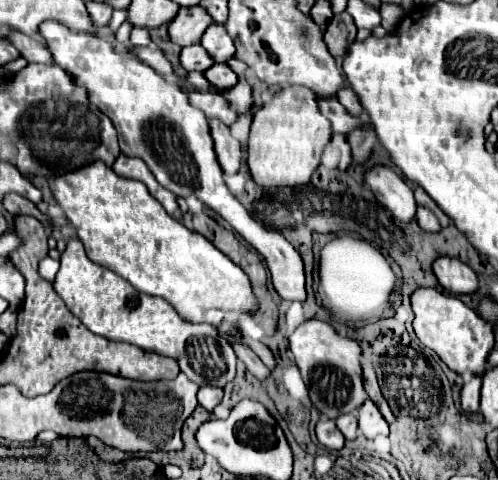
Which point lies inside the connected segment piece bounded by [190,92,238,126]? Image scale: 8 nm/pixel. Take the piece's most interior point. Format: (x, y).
(213, 105)

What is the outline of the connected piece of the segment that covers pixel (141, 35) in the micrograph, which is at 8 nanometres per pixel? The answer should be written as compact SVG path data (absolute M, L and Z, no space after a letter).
M133 28L130 35L131 43L135 46L146 47L152 43L147 28Z

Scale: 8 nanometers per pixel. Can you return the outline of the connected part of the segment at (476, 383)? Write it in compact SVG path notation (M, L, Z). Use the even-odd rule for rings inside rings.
M472 376L472 378L462 386L462 392L460 392L462 410L472 412L472 414L476 414L476 412L480 410L480 384L482 384L482 378L480 378L480 376Z

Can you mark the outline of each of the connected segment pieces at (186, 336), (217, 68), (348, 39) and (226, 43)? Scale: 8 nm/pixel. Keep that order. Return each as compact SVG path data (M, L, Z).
M70 238L60 258L60 270L54 280L56 294L68 310L94 334L114 342L128 342L142 350L164 354L180 364L180 370L198 386L224 388L236 372L236 354L230 342L220 336L212 324L194 324L184 320L164 298L152 298L138 292L130 282L94 264L78 238Z
M214 64L212 68L208 68L206 72L204 72L204 78L214 86L214 88L218 88L218 90L228 90L228 88L232 88L234 84L236 84L236 80L238 80L238 76L226 66L226 64Z
M346 12L336 14L324 32L324 42L334 58L342 56L346 48L354 42L354 38L356 38L356 26L352 22L352 16L348 16Z
M210 24L204 32L204 38L200 38L200 44L214 58L214 62L226 62L234 56L234 42L222 24Z

